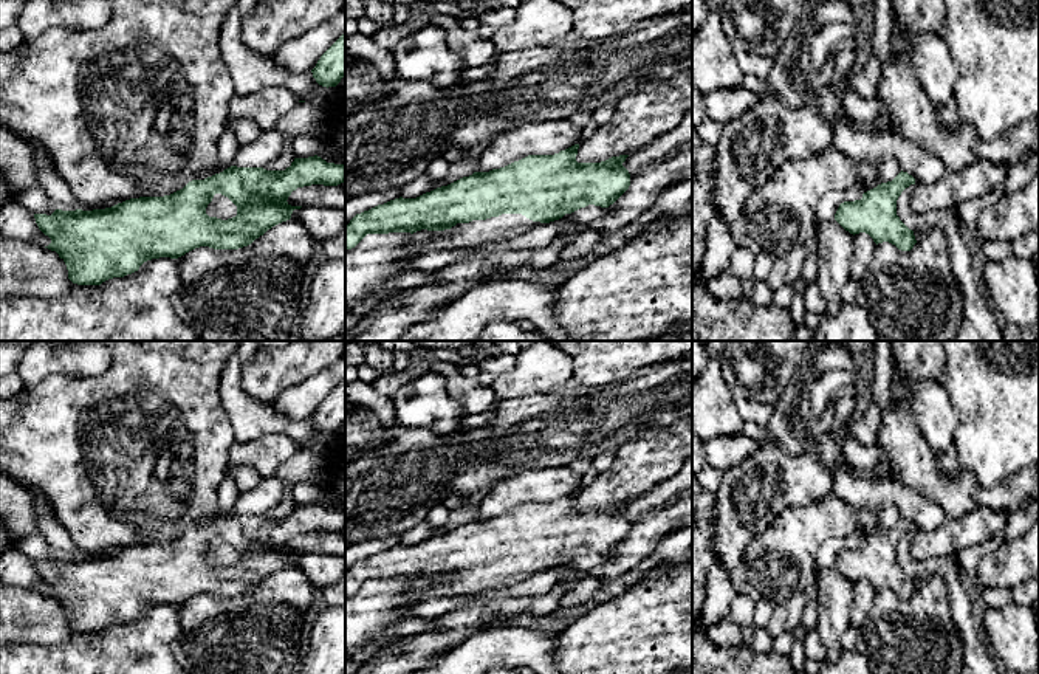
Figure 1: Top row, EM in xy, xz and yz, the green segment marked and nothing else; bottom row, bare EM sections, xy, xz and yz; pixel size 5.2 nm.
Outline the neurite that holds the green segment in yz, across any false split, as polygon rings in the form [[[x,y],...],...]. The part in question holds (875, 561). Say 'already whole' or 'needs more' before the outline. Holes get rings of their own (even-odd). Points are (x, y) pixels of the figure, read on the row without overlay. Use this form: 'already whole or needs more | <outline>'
already whole | [[[901,518],[892,528],[864,539],[861,547],[841,550],[835,567],[853,583],[866,579],[876,592],[889,589],[910,598],[917,590],[914,578],[897,562],[897,547],[910,531],[915,525]]]

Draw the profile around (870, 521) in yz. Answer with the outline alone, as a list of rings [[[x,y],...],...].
[[[895,505],[859,510],[858,528],[862,530],[862,541],[876,535],[881,530],[892,528],[900,519],[901,514]]]

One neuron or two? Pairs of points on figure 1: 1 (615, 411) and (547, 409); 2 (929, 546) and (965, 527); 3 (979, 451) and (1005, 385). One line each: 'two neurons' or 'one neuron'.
1: one neuron
2: one neuron
3: one neuron

